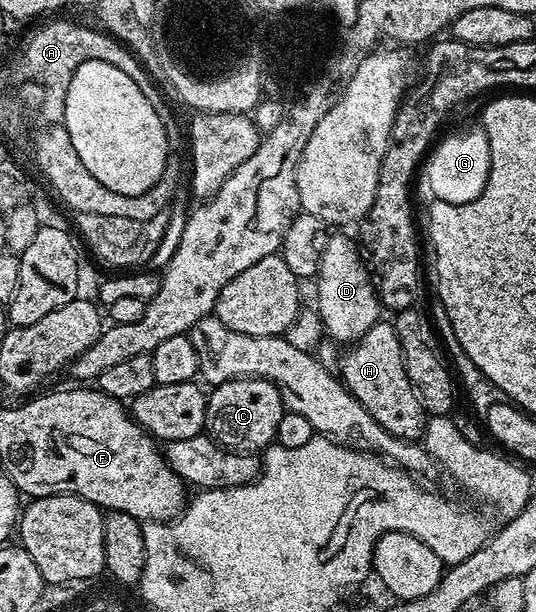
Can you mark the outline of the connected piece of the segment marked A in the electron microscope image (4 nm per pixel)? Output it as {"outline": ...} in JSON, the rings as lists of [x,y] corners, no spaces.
{"outline":[[[49,22],[41,26],[25,42],[21,55],[17,58],[17,74],[32,85],[45,89],[45,113],[42,119],[50,123],[60,123],[65,117],[65,101],[67,88],[71,84],[71,76],[87,60],[99,60],[107,64],[115,64],[119,72],[133,70],[133,74],[141,74],[145,69],[137,55],[121,45],[117,39],[100,28],[92,30],[89,26],[80,26],[77,22]]]}

